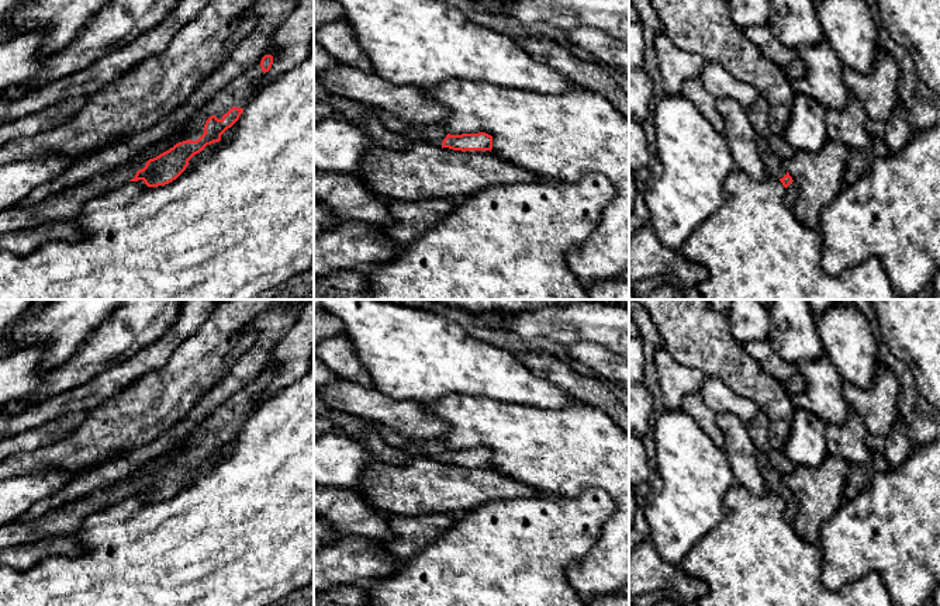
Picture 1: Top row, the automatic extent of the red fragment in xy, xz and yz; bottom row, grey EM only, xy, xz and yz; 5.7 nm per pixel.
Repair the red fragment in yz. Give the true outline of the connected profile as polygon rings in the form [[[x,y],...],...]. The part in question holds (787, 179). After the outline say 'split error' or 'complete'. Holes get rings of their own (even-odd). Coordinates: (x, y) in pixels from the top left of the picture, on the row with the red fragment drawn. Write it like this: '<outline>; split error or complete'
[[[758,138],[757,146],[766,167],[766,176],[777,179],[782,183],[787,190],[788,202],[792,204],[799,193],[796,183],[792,180],[787,169],[781,165],[781,159],[775,155],[774,149],[764,139]]]; split error

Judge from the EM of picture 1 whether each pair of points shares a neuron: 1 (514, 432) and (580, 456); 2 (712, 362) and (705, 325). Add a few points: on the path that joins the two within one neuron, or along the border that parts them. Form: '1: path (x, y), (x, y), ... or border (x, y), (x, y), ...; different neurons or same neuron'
1: path (531, 446), (563, 452); same neuron
2: path (712, 353), (712, 349), (705, 342), (705, 333); same neuron

